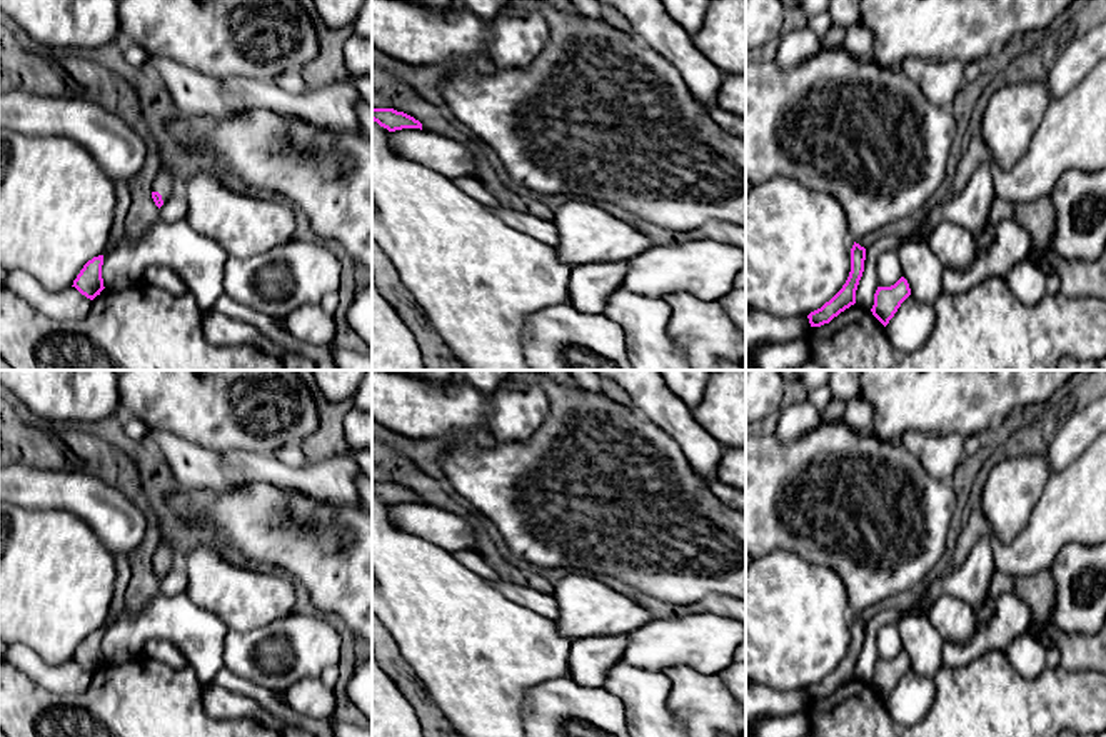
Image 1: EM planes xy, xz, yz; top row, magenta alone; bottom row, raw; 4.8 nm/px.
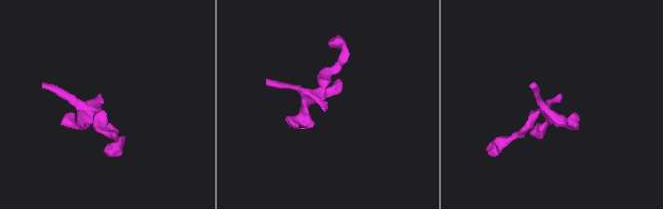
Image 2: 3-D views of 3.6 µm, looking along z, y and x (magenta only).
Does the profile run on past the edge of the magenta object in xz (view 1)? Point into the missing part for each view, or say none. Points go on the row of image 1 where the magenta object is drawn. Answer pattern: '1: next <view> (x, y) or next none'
1: next none

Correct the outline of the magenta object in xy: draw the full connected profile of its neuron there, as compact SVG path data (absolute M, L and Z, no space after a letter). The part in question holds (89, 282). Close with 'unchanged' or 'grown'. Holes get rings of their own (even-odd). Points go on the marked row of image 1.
M103 255L88 260L73 280L72 287L75 287L87 298L93 300L105 288L102 278L102 265Z; unchanged

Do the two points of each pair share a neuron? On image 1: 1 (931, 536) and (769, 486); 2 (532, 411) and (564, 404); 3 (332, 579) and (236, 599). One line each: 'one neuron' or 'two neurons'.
1: one neuron
2: two neurons
3: two neurons

